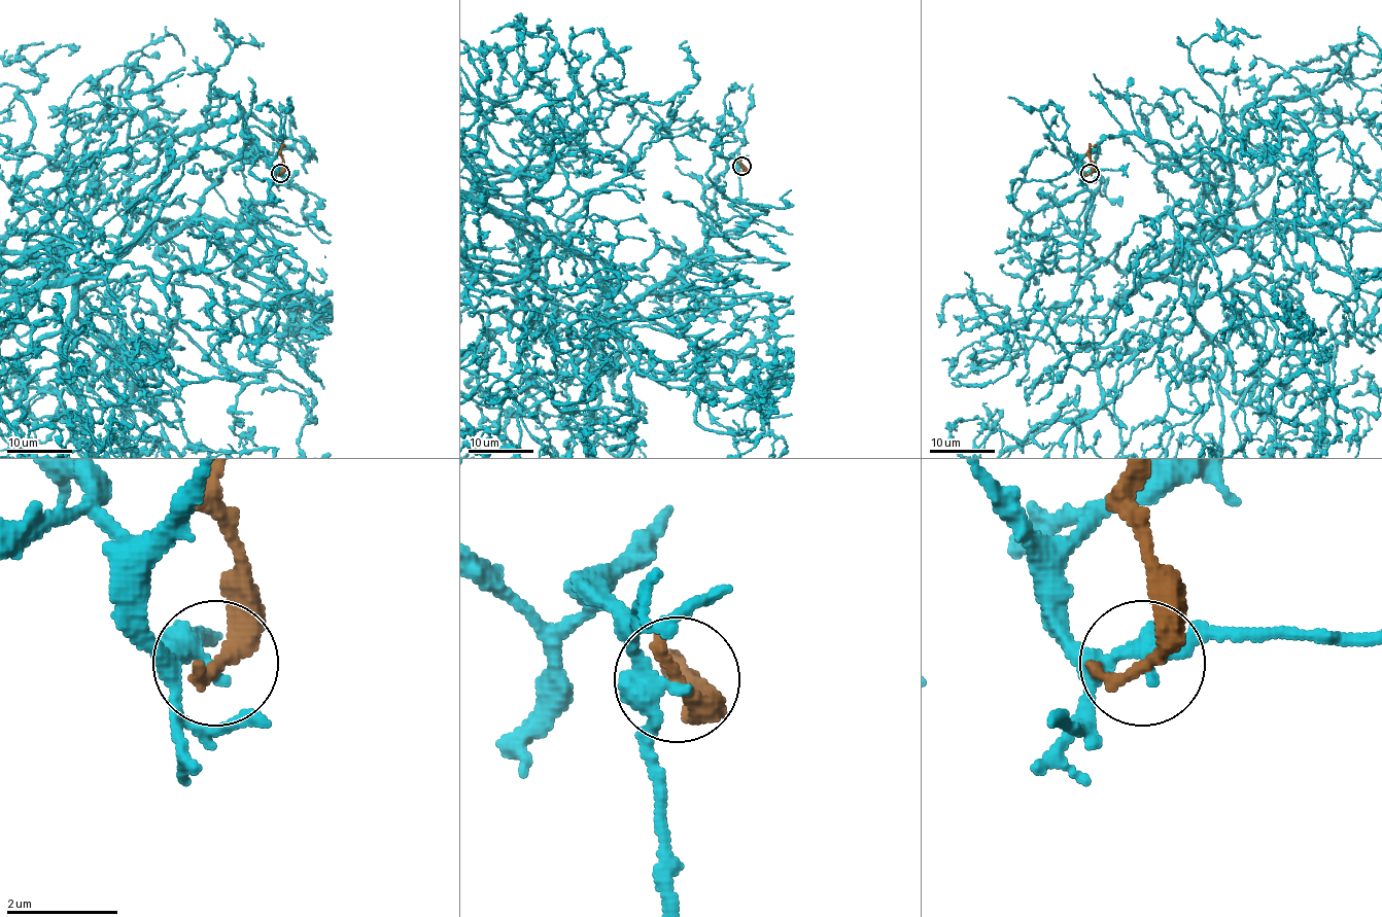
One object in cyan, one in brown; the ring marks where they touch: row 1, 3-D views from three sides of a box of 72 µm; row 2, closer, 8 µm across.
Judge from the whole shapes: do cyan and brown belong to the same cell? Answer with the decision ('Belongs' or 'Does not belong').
Does not belong

